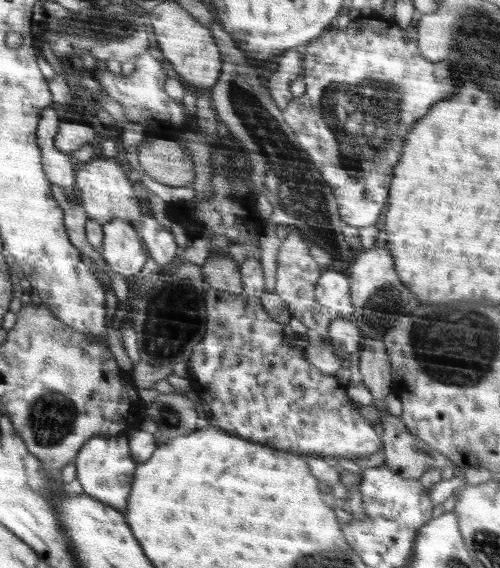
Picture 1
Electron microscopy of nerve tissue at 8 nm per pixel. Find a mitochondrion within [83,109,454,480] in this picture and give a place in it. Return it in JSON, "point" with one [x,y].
{"point":[174,320]}

